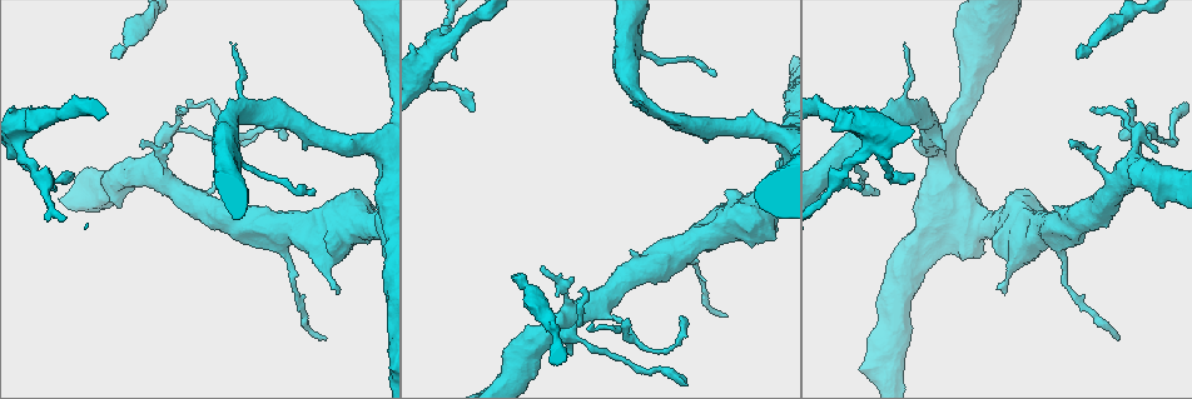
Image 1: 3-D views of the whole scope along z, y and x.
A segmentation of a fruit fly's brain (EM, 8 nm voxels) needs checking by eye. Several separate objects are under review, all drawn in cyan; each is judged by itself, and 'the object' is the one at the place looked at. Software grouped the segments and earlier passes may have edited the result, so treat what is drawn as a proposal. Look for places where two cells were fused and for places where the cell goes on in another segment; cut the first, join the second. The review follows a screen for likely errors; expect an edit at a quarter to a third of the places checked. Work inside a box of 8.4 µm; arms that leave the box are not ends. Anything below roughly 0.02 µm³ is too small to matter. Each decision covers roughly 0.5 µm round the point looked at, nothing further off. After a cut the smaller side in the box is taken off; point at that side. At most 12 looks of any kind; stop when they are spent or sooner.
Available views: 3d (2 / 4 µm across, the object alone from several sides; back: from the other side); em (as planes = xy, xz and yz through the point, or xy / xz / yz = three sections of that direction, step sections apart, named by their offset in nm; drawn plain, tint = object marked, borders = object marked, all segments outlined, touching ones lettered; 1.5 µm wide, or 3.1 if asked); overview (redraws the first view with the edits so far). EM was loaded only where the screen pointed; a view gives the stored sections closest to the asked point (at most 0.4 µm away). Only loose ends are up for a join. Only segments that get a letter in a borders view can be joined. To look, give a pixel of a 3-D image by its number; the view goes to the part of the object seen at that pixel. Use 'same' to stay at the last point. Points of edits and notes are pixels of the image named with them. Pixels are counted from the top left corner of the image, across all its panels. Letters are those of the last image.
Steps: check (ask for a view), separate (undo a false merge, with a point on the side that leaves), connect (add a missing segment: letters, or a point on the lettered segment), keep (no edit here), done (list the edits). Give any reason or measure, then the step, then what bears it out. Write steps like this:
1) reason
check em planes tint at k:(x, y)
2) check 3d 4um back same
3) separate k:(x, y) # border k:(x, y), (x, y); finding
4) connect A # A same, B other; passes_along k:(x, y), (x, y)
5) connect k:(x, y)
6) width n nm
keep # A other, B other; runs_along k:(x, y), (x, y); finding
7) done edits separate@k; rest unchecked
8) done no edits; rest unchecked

an open end
check 3d 4um at 1:(1116, 336)

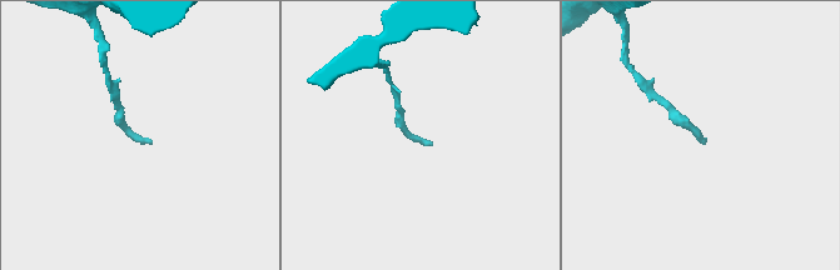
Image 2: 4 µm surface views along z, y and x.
now the EM
check em planes borders at 2:(150, 143)

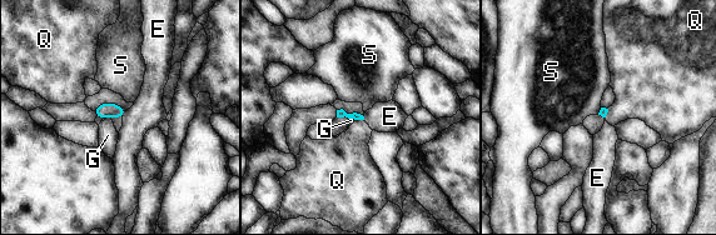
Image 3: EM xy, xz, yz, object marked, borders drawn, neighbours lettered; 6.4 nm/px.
keep # E other, G other, Q other, S other; border 3:(127, 110), (122, 116); none of them fits

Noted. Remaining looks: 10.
branch stops here
check em planes borders at 1:(588, 327)

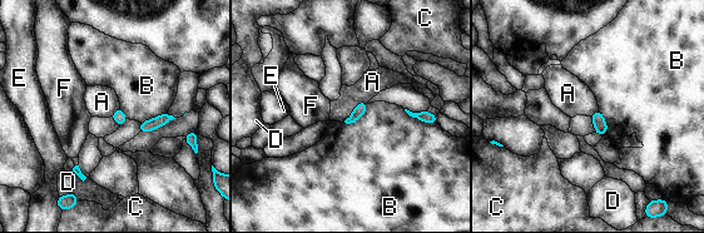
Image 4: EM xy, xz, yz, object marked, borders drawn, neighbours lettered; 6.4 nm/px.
width 70 nm
keep # A other, B other, C other, D other, E other, F other; border 4:(367, 103), (360, 102), (343, 122); no lettered segment goes on from it

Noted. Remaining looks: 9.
branch stops here
check em yz step 4 tint at 1:(112, 57)

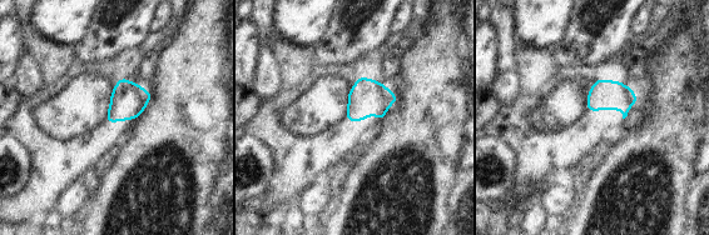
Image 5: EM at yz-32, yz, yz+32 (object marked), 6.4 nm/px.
check em planes borders same

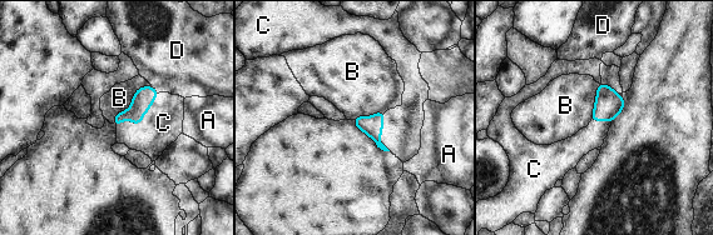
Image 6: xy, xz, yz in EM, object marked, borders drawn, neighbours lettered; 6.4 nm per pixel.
connect 6:(163, 123) # A other, B other, C same, D other; passes_along 6:(144, 96), (142, 120), (163, 123); the cell continues

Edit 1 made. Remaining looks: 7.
redraw
check overview

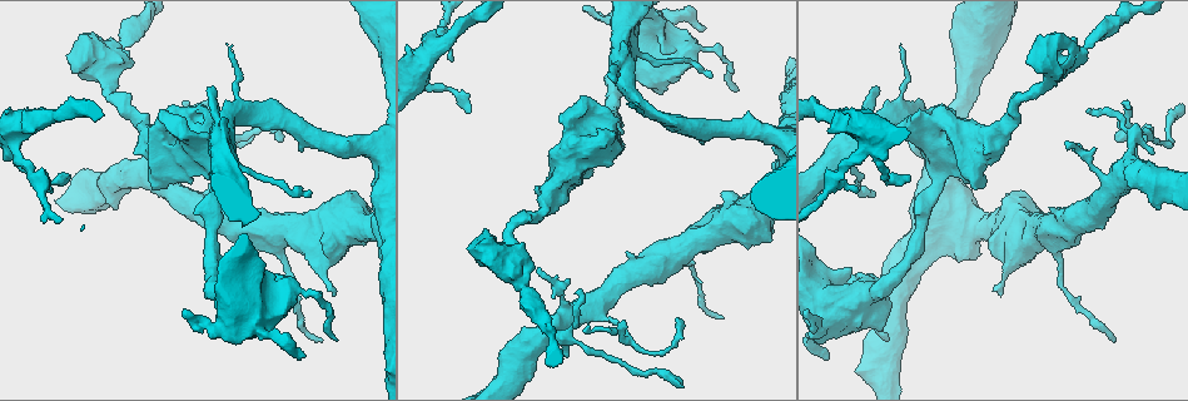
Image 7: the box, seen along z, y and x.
branch stops here
check 3d 2um back at 7:(311, 196)

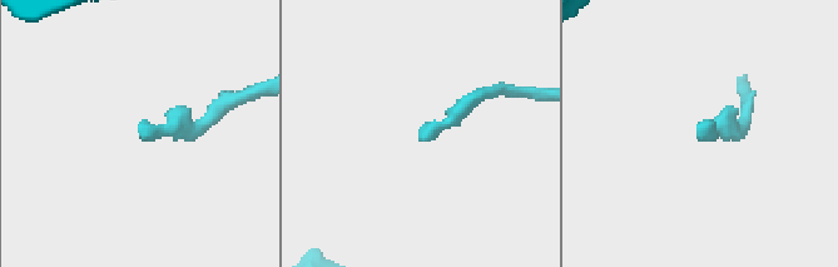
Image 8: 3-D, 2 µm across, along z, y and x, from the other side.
need the tissue
check em planes borders at 8:(139, 134)

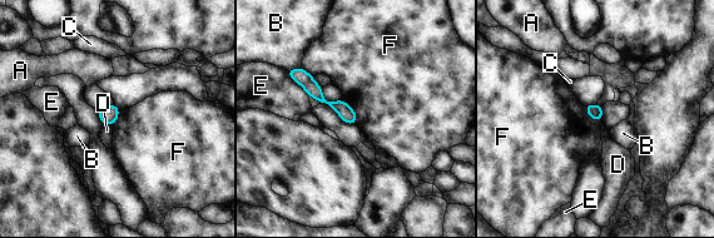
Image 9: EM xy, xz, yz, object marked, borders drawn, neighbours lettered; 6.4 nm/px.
keep # A other, B other, C other, D other, E other, F other; runs_along 9:(294, 75), (352, 120); none of them fits

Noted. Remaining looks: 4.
check 3d 2um at 7:(901, 47)

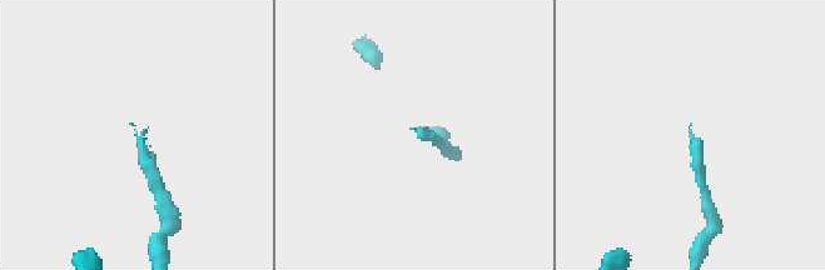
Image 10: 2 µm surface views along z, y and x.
check em xz step 8 tint at 10:(422, 129)

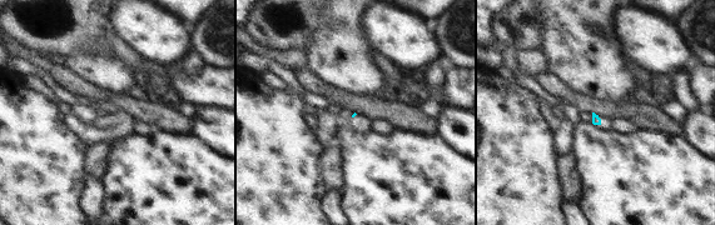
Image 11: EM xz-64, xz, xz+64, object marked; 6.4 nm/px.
check em planes borders same

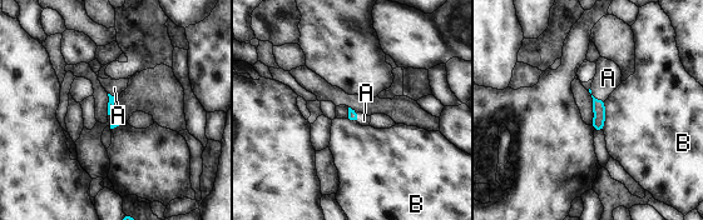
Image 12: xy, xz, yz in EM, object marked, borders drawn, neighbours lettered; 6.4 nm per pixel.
connect 12:(608, 78) # A same, B other; passes_along 12:(598, 105), (594, 98), (608, 78); it goes on there

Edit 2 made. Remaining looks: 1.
done edits connect@6, connect@12; rest unchecked

